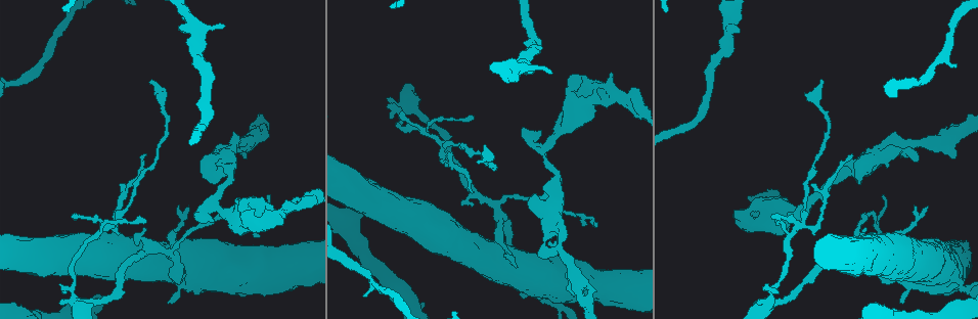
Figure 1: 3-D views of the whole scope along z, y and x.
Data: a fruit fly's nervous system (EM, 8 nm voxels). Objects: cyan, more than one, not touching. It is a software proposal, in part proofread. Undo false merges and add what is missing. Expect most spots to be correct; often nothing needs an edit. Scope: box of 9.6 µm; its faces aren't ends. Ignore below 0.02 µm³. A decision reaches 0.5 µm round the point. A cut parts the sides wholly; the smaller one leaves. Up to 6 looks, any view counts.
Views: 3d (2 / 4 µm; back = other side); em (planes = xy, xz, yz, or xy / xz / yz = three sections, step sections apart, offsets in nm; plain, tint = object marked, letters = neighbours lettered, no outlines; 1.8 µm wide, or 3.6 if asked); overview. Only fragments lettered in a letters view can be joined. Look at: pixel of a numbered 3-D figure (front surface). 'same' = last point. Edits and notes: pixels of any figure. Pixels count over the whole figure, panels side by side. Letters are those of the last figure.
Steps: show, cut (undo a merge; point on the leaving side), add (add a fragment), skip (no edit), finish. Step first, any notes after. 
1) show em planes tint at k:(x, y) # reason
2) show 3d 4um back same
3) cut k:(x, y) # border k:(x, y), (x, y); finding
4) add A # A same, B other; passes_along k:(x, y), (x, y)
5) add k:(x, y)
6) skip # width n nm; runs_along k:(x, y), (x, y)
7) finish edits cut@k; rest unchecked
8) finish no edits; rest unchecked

show 3d 4um at 1:(183, 29) # an open end

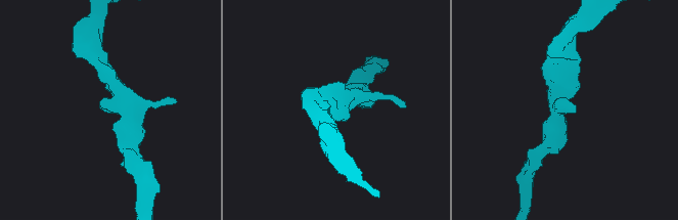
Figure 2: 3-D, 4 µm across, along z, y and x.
show em planes plain at 2:(102, 108)

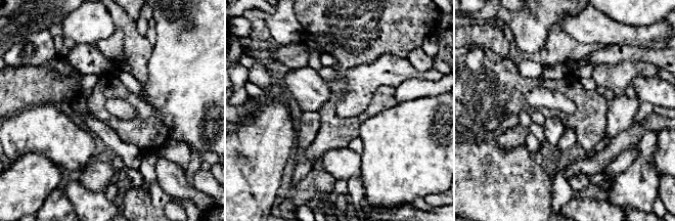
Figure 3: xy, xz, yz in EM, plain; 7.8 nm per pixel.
show em planes letters same

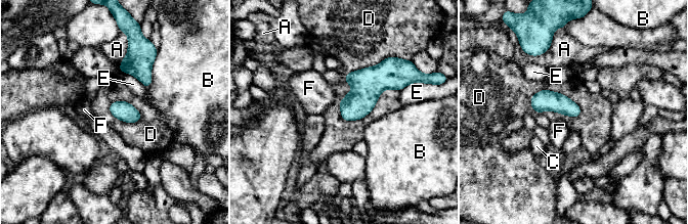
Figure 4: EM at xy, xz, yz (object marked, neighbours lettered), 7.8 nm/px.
skip # A other, B other, C other, D other, E other, F other; border 4:(529, 100), (551, 90), (582, 112); none of them fits

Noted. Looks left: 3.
show em planes letters at 1:(552, 256) # touches itself

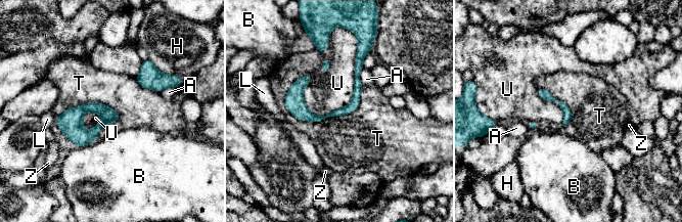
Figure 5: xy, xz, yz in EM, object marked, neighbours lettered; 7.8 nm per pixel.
skip # A other, B other, H other, L other, T other, U other, Z other; border 5:(363, 86), (284, 105); all the same neuron

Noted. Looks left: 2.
show 3d 4um at 1:(184, 282) # calibre changes

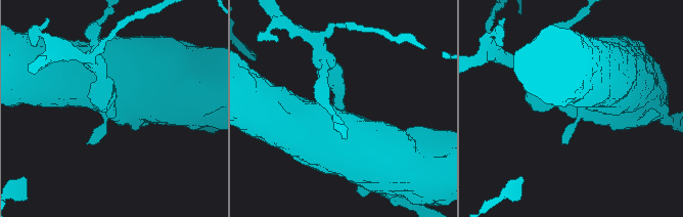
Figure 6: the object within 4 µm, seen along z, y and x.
show em 3.6um xz step 8 letters at 6:(583, 107)

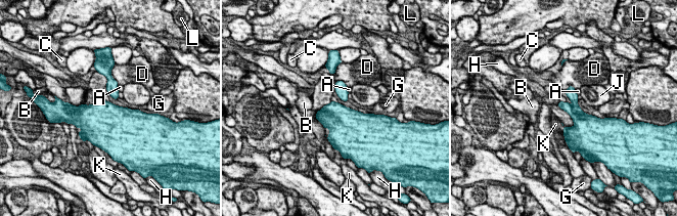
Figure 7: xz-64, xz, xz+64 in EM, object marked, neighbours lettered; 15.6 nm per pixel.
cut 7:(574, 97) # A other, B other, C other, D other, G other, H other, J other, K other, L other; border 7:(572, 105), (574, 112), (584, 114); a second neuron is stuck on

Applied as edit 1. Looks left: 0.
finish edits cut@7; rest unchecked

